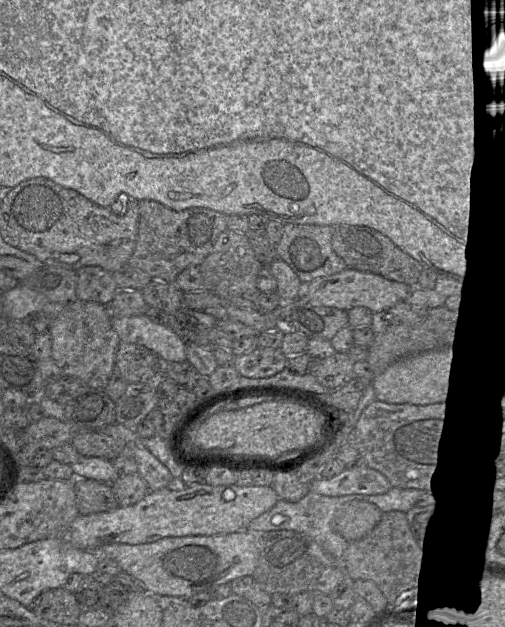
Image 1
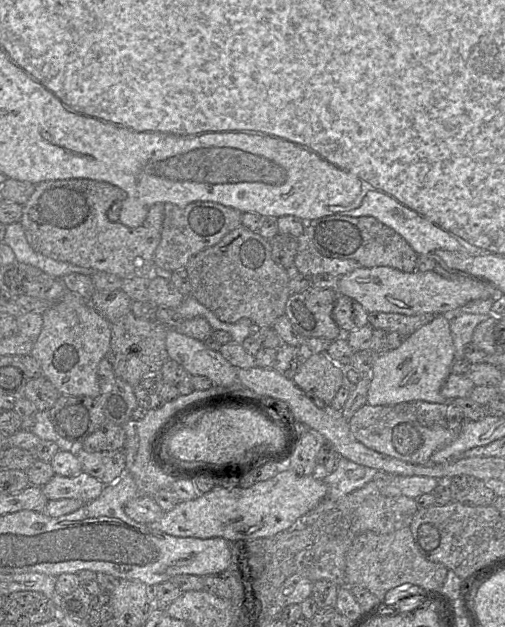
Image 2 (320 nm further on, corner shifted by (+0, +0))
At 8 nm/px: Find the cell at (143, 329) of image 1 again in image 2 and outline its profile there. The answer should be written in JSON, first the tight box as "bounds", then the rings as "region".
{"bounds":[166,329,238,387],"region":[[[168,329],[166,350],[168,359],[179,363],[191,376],[205,376],[219,387],[238,383],[238,367],[228,362],[219,350],[210,348],[205,341]]]}

